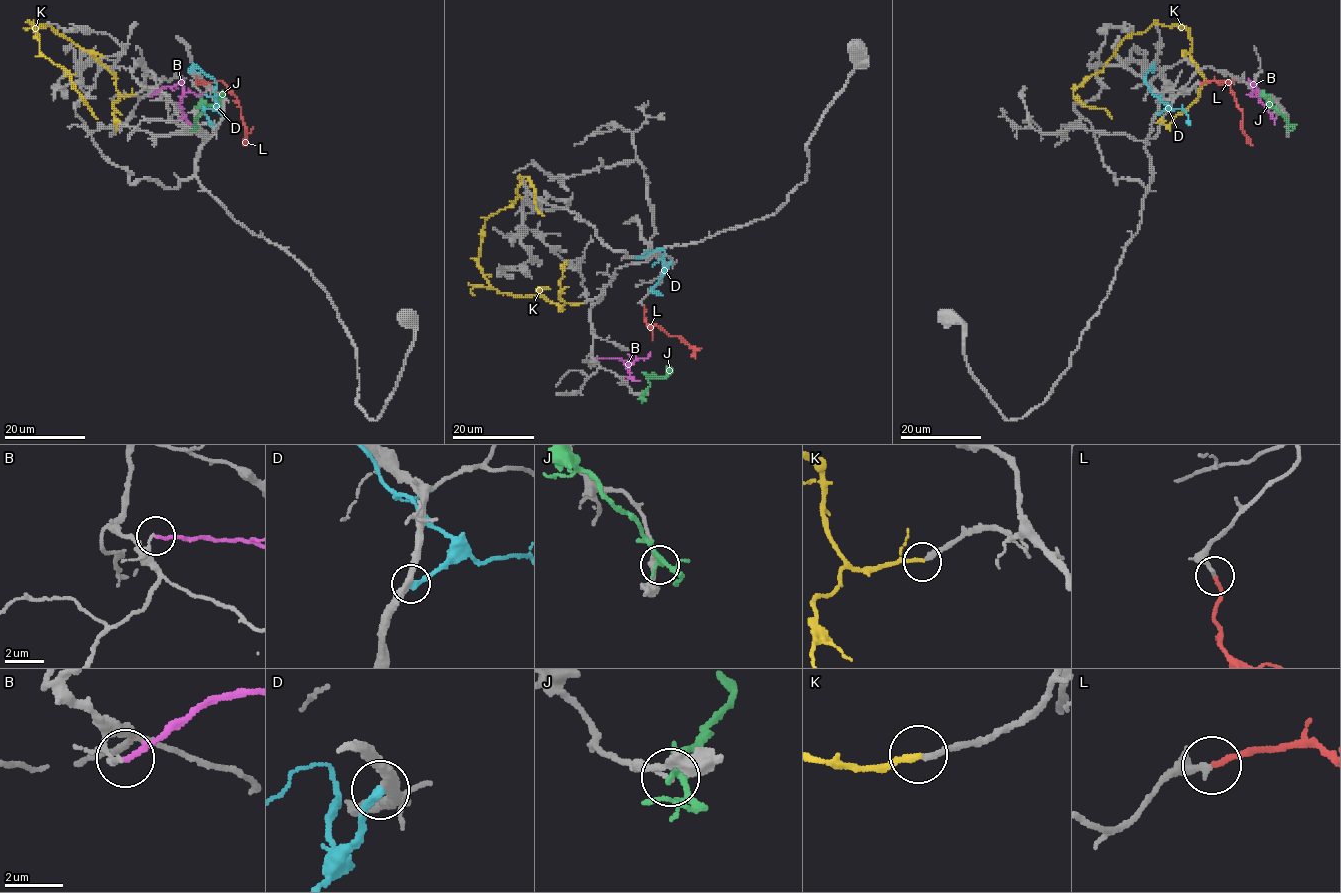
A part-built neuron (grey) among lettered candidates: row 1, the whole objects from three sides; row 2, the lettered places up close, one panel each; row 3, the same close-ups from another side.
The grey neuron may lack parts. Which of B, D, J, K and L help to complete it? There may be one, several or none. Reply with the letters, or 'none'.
K, L

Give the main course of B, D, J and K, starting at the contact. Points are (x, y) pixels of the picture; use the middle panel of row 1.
B: (598, 357), (630, 362), (627, 370), (634, 380), (639, 380)
D: (670, 262), (665, 271), (663, 249), (653, 249), (635, 257)
J: (641, 396), (649, 385), (648, 380), (666, 377), (671, 369)
K: (582, 302), (562, 309), (538, 294), (499, 293), (477, 264), (485, 220), (513, 202), (523, 177), (543, 216)

